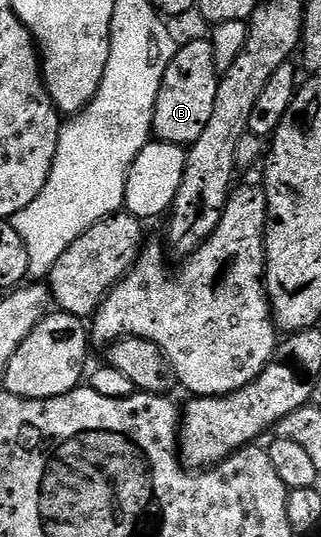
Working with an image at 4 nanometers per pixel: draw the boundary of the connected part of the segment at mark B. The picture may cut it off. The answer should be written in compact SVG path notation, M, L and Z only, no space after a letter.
M207 38L192 39L189 43L181 42L176 49L176 56L170 61L166 73L162 77L162 85L158 89L158 101L152 114L152 135L161 143L173 143L182 148L191 147L206 130L214 109L214 97L218 97L220 75L214 65L214 49Z

